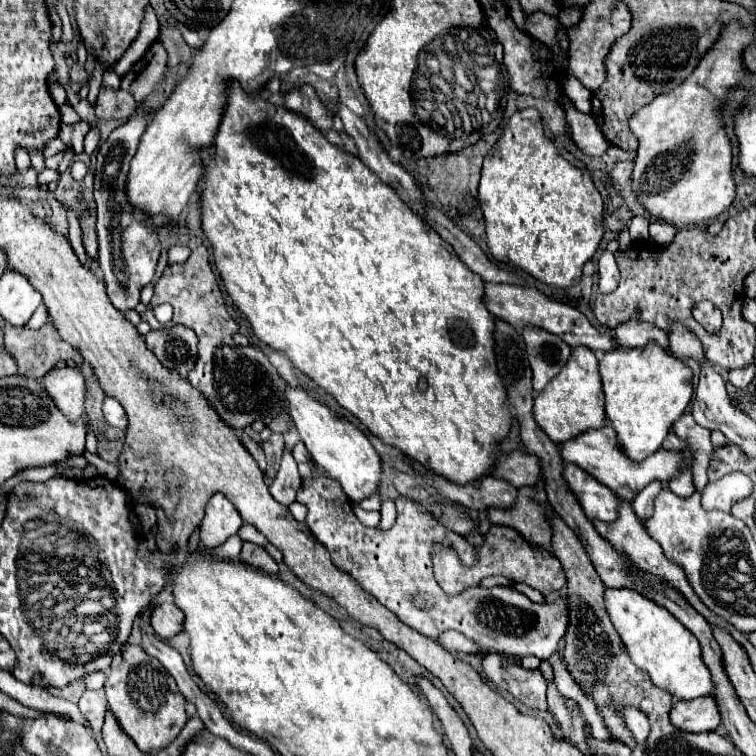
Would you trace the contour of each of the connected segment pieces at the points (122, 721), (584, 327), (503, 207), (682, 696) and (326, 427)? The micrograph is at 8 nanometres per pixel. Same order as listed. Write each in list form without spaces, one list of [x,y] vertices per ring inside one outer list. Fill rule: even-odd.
[[[129,644],[125,646],[121,658],[113,660],[105,680],[105,692],[109,698],[111,714],[141,752],[149,754],[165,748],[175,740],[187,722],[185,696],[177,690],[173,676],[163,668],[163,664],[143,652],[143,646]]]
[[[485,284],[485,304],[489,308],[489,312],[499,318],[499,320],[507,320],[507,324],[511,324],[515,330],[523,330],[527,326],[535,326],[541,330],[547,330],[555,336],[559,336],[565,344],[569,344],[571,348],[577,346],[585,346],[589,350],[603,350],[609,352],[615,348],[613,338],[609,336],[609,332],[599,332],[587,318],[585,314],[581,314],[577,308],[571,308],[567,304],[561,302],[553,302],[547,296],[543,296],[537,288],[533,286],[513,286],[513,284]]]
[[[535,108],[517,110],[507,122],[497,144],[487,152],[479,182],[479,202],[485,214],[487,244],[495,260],[525,270],[535,280],[567,288],[579,284],[583,264],[595,254],[603,232],[603,198],[595,188],[591,174],[565,160],[553,140],[545,136],[541,116]]]
[[[607,588],[605,606],[613,626],[619,630],[631,660],[645,670],[653,684],[665,688],[679,700],[693,700],[699,696],[713,696],[711,674],[701,658],[697,638],[663,606],[627,588]]]
[[[287,384],[285,402],[287,402],[289,416],[295,424],[295,428],[299,430],[299,436],[305,442],[311,458],[321,468],[325,468],[331,474],[331,478],[339,480],[339,484],[343,486],[343,490],[351,498],[351,502],[361,502],[363,498],[377,492],[383,464],[381,464],[379,454],[367,440],[367,436],[357,426],[335,416],[327,406],[323,406],[321,402],[317,402],[315,398],[311,398],[305,390],[301,390],[297,386]]]

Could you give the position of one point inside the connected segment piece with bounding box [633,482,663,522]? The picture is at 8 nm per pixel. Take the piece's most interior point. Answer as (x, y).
(643, 502)

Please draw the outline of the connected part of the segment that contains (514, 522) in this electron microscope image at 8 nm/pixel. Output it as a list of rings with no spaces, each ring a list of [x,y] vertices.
[[[543,484],[527,486],[527,488],[519,488],[517,504],[513,508],[507,510],[489,508],[489,520],[493,524],[515,528],[533,548],[553,554],[553,546],[551,546],[553,530],[545,514],[547,506],[549,502],[545,498]]]

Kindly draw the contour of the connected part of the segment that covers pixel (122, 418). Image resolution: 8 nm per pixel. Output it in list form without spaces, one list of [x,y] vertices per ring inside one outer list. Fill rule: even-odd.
[[[105,398],[105,402],[103,402],[103,416],[105,416],[107,424],[117,426],[121,430],[127,428],[127,414],[125,414],[123,406],[115,398]]]

